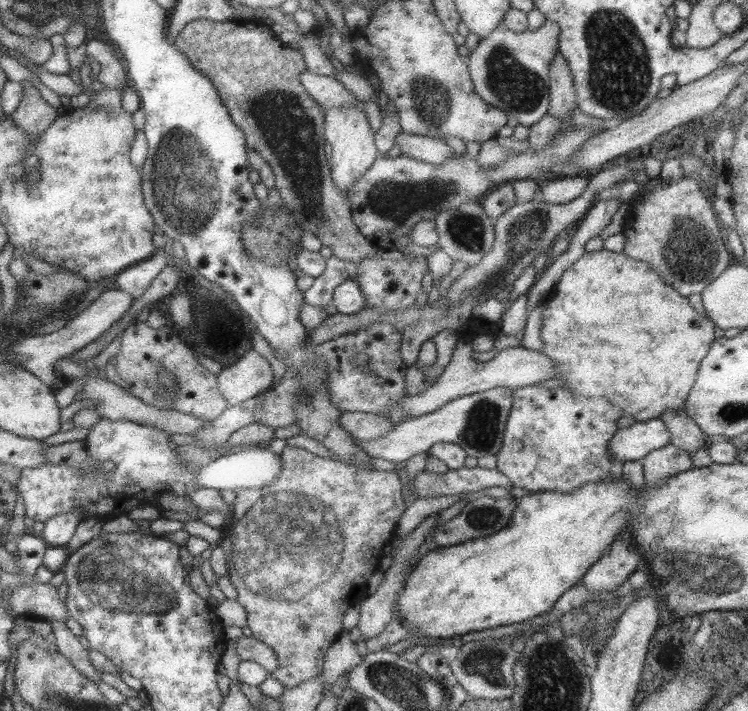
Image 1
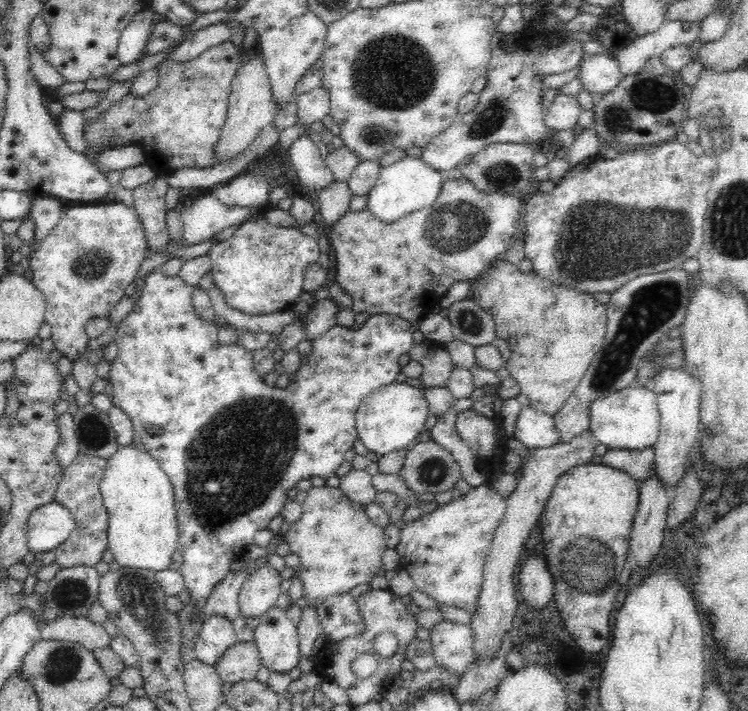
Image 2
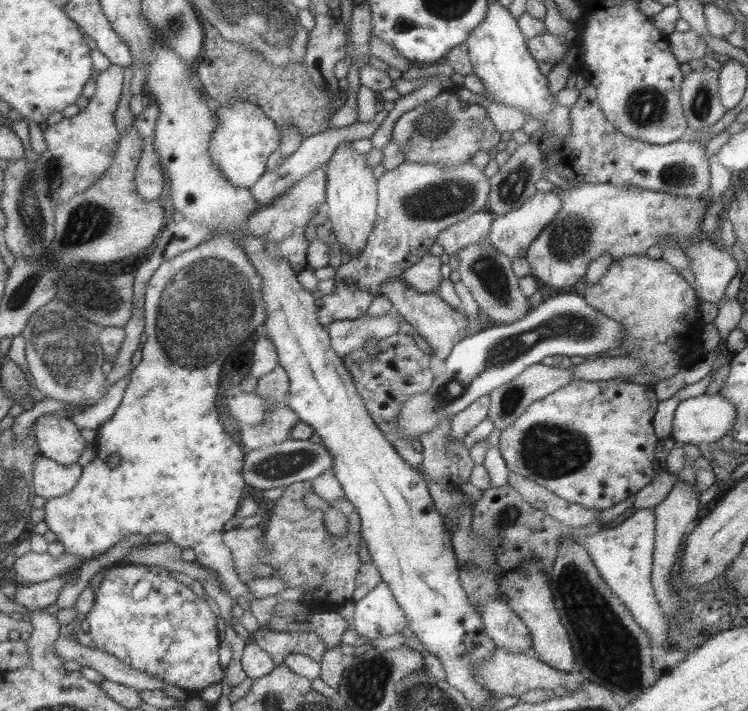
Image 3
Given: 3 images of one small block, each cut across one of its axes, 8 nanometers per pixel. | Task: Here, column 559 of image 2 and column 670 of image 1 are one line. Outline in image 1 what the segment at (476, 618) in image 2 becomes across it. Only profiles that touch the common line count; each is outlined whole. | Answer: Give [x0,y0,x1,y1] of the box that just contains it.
[640,444,695,486]

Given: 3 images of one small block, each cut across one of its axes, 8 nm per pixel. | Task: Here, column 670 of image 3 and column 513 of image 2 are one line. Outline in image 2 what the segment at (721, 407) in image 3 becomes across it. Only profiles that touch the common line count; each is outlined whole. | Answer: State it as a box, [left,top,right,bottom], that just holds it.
[513,406,560,450]

